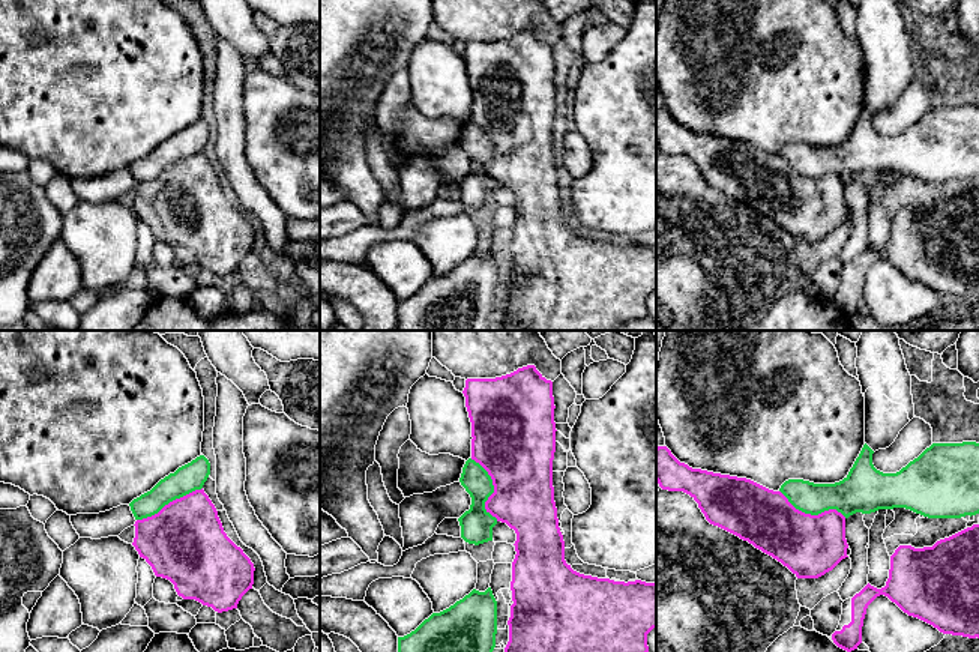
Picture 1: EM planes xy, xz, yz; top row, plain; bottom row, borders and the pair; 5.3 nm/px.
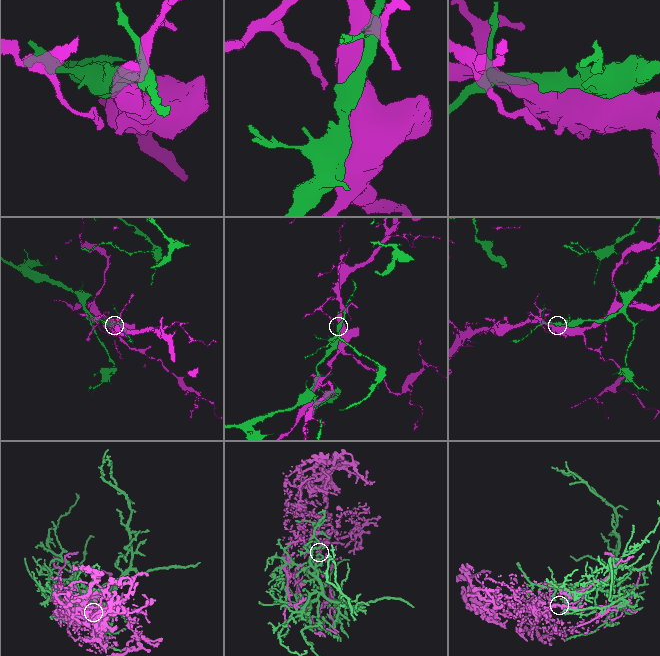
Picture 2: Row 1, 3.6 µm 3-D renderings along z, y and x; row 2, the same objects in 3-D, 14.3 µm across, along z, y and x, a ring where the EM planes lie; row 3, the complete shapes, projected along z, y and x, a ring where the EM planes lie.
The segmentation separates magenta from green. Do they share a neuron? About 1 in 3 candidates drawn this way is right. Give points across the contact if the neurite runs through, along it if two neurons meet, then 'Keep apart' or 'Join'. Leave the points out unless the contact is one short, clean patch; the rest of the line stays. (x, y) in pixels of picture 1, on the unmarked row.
Keep apart

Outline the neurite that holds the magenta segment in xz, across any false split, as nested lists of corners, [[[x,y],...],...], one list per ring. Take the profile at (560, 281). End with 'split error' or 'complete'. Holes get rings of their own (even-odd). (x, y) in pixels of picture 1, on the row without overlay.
[[[535,29],[496,42],[467,42],[462,54],[471,86],[471,123],[491,140],[494,156],[485,173],[517,197],[512,225],[512,264],[509,305],[503,331],[616,331],[622,324],[649,317],[647,297],[656,291],[656,246],[614,245],[584,239],[565,224],[565,204],[559,191],[553,150],[556,86],[553,45]]]; complete

